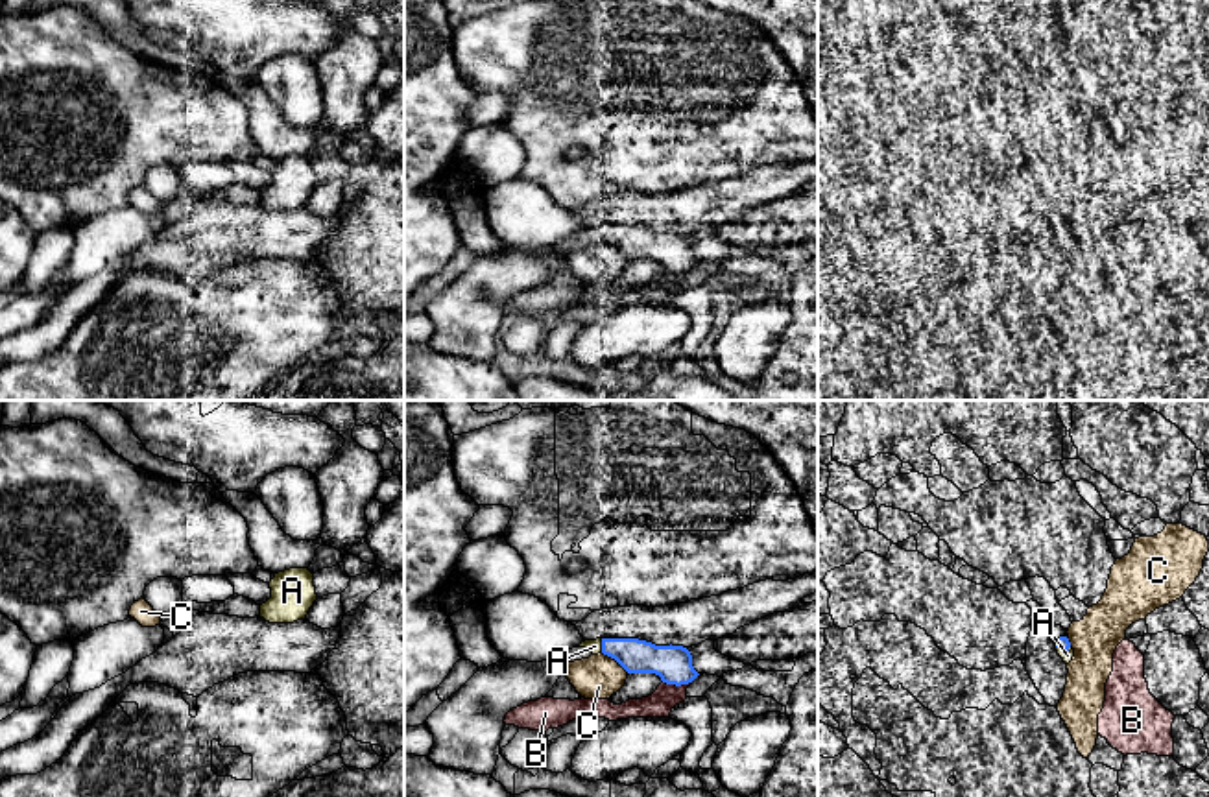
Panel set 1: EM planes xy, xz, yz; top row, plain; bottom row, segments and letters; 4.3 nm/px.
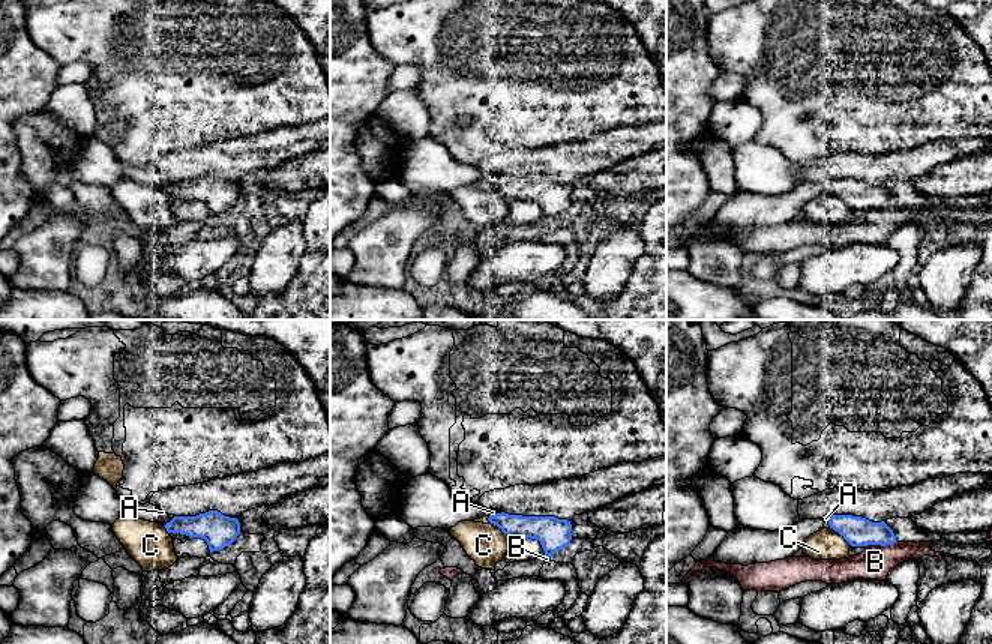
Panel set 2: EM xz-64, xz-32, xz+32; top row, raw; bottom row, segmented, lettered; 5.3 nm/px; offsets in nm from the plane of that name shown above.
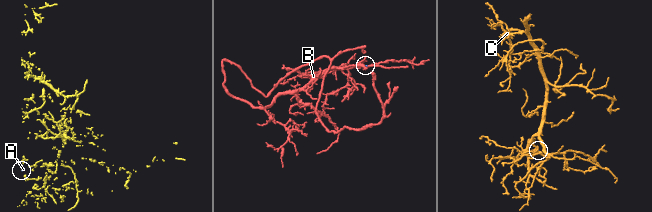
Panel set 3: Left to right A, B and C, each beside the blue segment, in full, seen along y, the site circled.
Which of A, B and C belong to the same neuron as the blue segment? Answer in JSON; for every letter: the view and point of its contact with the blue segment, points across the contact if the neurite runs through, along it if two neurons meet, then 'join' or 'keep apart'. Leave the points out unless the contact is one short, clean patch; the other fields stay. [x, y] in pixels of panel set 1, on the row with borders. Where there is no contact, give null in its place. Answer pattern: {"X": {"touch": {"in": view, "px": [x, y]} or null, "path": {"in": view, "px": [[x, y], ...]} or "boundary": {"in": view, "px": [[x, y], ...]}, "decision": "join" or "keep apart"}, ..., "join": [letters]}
{"A": {"touch": {"in": "xz", "px": [602, 646]}, "decision": "join"}, "B": {"touch": {"in": "xz", "px": [678, 685]}, "decision": "keep apart"}, "C": {"touch": {"in": "xz", "px": [615, 659]}, "decision": "keep apart"}, "join": ["A"]}

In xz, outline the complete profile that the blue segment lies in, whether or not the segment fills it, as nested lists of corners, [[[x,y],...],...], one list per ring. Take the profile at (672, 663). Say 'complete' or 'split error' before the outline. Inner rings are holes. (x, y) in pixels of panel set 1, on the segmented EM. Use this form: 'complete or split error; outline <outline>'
split error; outline [[[639,638],[585,640],[565,655],[543,662],[500,659],[478,672],[426,720],[434,734],[428,758],[441,767],[493,775],[506,714],[546,697],[569,662],[604,653],[628,673],[655,673],[666,684],[688,684],[700,673],[683,646],[655,646]]]

